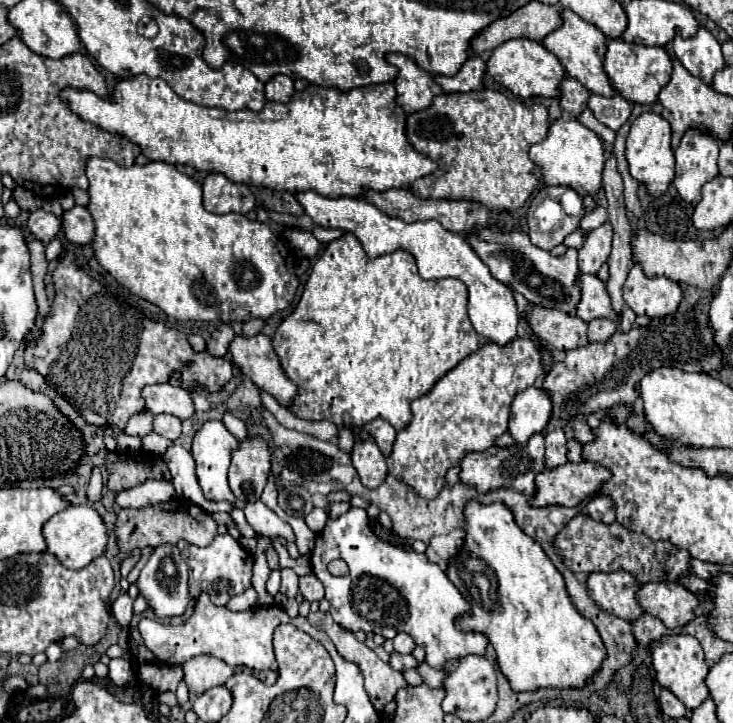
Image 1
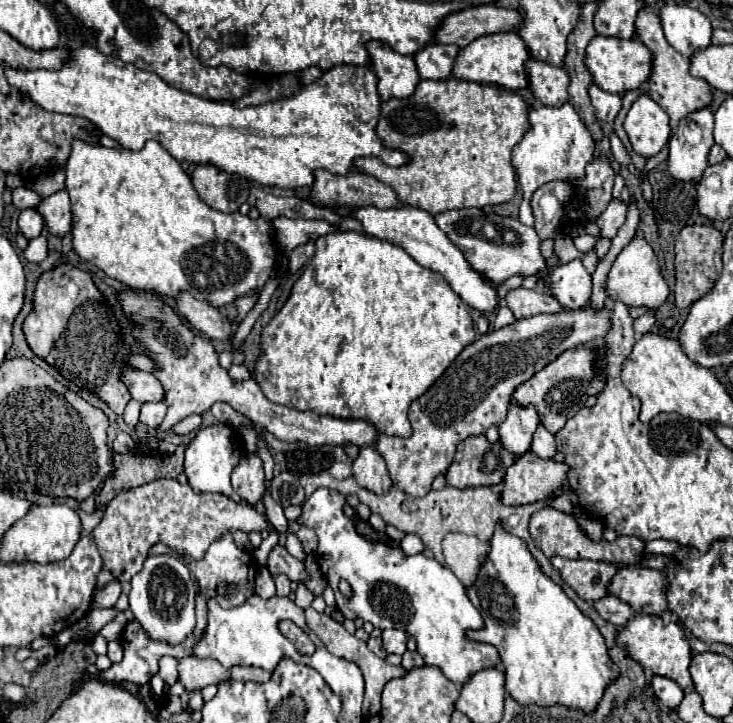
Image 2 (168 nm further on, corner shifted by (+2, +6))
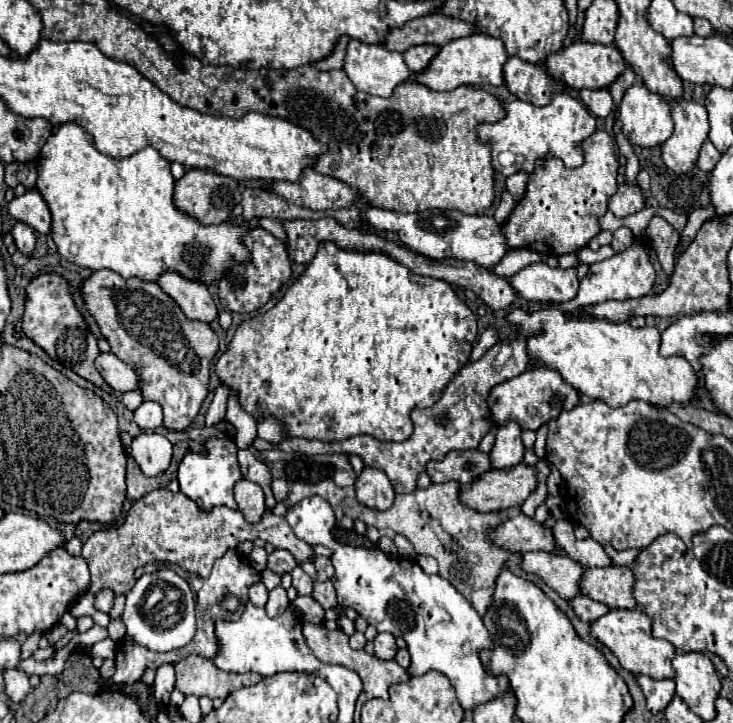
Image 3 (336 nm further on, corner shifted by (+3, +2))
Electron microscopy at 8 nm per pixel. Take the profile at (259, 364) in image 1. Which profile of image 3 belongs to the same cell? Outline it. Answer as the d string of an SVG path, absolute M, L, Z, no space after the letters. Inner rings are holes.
M166 272L160 276L158 286L182 308L190 320L210 324L218 318L218 308L204 284L196 284L192 280L176 276L174 272Z

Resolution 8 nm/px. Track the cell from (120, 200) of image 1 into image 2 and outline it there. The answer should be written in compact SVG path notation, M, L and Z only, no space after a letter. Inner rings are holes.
M79 138L73 140L65 164L65 190L71 198L71 244L75 254L129 288L155 290L167 298L175 298L181 290L187 290L195 298L221 308L235 302L237 296L261 288L275 266L277 252L271 240L271 222L263 218L251 220L239 212L225 214L209 208L199 200L179 162L155 140L147 140L139 152L105 148Z

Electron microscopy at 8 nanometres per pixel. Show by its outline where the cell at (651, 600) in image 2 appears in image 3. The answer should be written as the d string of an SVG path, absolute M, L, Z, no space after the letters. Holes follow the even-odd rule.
M608 566L608 568L586 568L584 580L580 582L584 588L584 594L588 594L592 600L602 602L610 608L628 608L634 610L638 606L634 598L634 572L628 566Z

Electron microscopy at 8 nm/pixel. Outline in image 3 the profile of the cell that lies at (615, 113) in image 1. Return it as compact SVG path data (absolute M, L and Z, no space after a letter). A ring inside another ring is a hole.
M580 90L582 102L596 118L606 118L614 110L614 100L608 90Z

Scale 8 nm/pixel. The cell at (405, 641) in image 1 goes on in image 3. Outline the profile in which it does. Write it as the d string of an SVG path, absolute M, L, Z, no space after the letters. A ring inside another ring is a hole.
M390 632L378 634L376 640L374 640L374 652L376 652L376 656L380 660L392 660L396 656L396 652L398 652L394 634L390 634Z

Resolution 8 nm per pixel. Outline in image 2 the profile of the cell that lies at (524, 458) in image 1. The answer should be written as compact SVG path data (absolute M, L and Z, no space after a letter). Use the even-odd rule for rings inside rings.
M471 436L457 444L455 458L445 472L445 482L455 488L475 488L475 486L491 486L503 482L505 470L517 460L515 454L507 452L499 442L491 444L485 436Z

